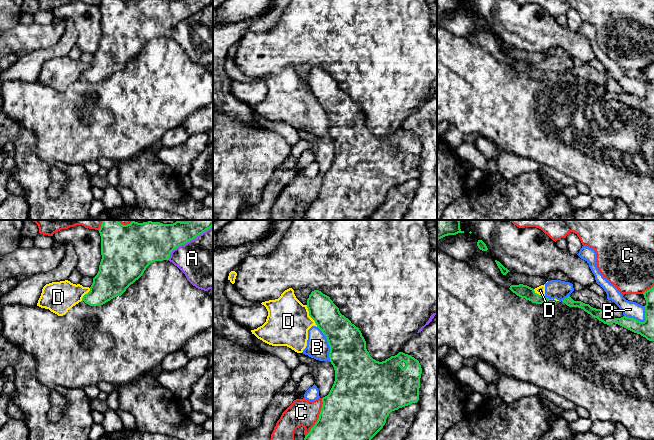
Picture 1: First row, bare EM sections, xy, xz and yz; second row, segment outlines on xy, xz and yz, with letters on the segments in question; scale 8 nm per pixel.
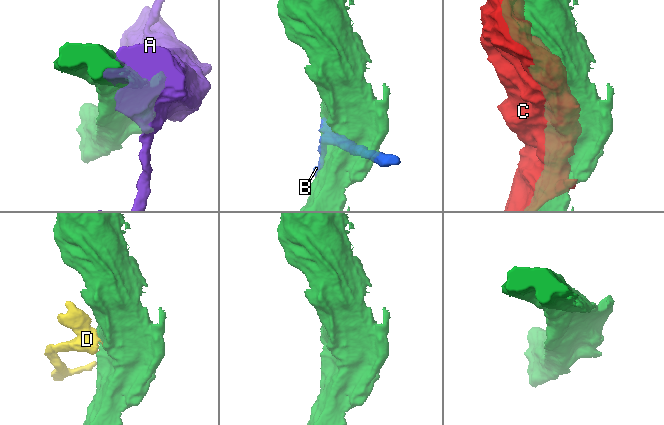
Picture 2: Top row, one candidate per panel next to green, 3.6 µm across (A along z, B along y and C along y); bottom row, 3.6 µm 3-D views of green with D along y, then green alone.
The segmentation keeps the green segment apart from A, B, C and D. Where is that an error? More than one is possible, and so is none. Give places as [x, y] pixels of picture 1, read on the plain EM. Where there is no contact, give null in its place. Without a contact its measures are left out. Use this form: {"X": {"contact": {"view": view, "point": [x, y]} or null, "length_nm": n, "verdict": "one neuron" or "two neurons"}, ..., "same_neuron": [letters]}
{"A": {"contact": {"view": "xy", "point": [188, 16]}, "length_nm": 460, "verdict": "two neurons"}, "B": {"contact": {"view": "xz", "point": [328, 119]}, "length_nm": 300, "verdict": "two neurons"}, "C": {"contact": {"view": "xz", "point": [319, 193]}, "length_nm": 340, "verdict": "two neurons"}, "D": {"contact": {"view": "xz", "point": [309, 91]}, "length_nm": 200, "verdict": "two neurons"}, "same_neuron": []}

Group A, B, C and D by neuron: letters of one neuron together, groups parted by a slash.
A / B D / C

